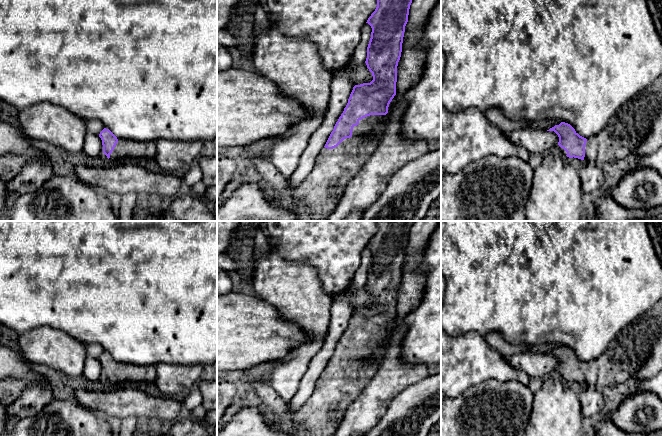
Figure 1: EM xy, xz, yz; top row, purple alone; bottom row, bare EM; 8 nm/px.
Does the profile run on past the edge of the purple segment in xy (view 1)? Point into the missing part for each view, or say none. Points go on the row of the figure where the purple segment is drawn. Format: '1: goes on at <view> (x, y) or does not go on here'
1: goes on at xy (131, 149)

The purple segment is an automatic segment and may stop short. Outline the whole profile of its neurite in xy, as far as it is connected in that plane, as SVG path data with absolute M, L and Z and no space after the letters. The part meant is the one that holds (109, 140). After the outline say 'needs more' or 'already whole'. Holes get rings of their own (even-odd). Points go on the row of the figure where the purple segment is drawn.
M104 128L99 137L102 140L103 153L110 163L118 163L121 159L146 158L154 159L157 148L153 141L140 142L117 138L109 129Z; needs more

